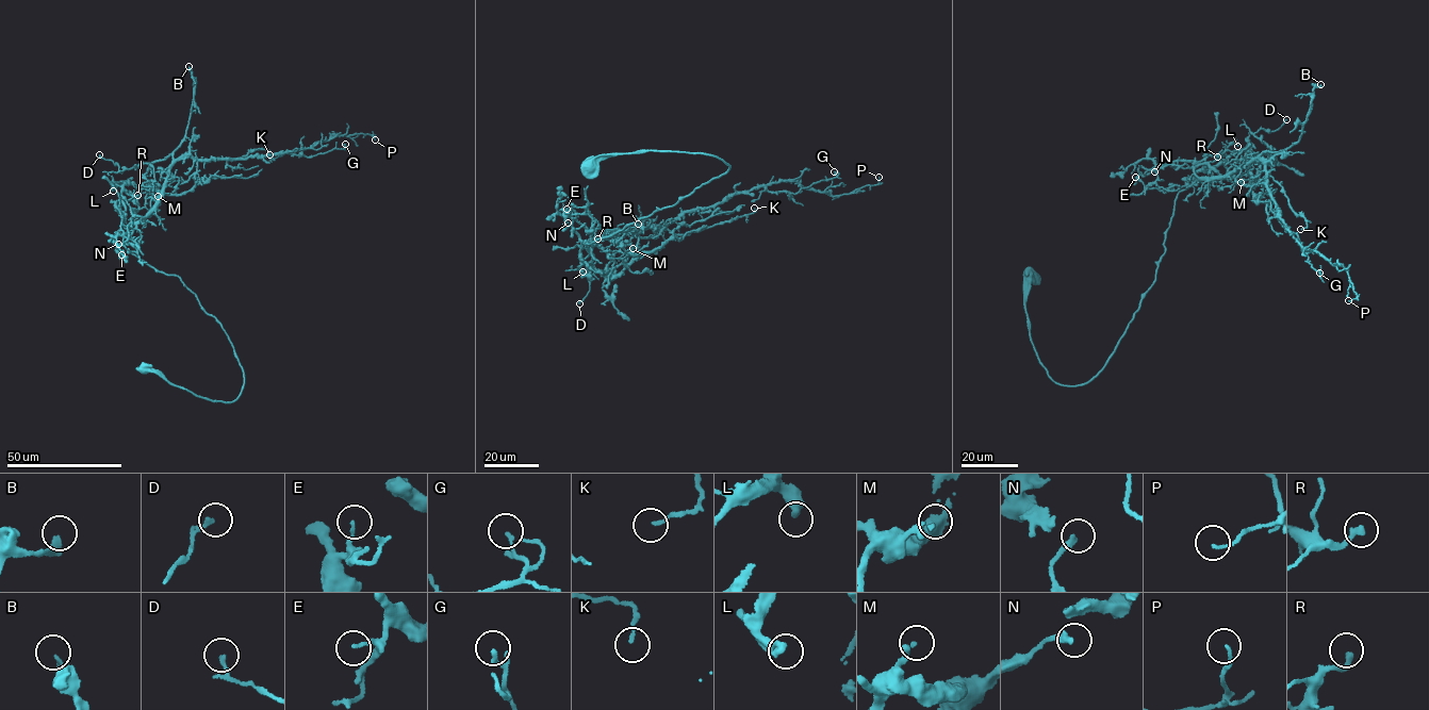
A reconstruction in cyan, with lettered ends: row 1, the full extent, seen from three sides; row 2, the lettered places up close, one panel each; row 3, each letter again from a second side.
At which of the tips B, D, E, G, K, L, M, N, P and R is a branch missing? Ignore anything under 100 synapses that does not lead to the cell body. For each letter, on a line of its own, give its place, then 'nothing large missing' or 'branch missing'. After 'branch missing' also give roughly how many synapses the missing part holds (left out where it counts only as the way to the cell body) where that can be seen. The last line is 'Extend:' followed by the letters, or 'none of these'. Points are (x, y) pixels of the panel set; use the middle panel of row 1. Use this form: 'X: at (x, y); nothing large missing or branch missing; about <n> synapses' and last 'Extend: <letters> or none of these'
B: at (638, 224); nothing large missing
D: at (579, 303); nothing large missing
E: at (567, 209); nothing large missing
G: at (834, 171); nothing large missing
K: at (754, 208); nothing large missing
L: at (582, 271); nothing large missing
M: at (633, 248); nothing large missing
N: at (568, 223); nothing large missing
P: at (879, 177); nothing large missing
R: at (597, 238); nothing large missing
Extend: none of these

